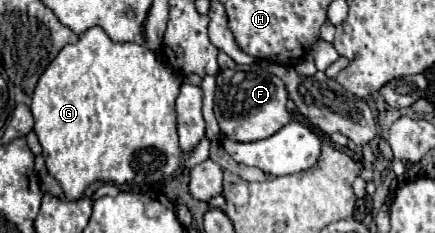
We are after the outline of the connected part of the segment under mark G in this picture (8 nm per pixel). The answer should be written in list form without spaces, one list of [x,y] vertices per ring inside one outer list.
[[[90,27],[78,43],[66,45],[56,55],[38,79],[30,109],[48,173],[60,183],[68,201],[80,199],[94,183],[158,183],[180,167],[174,101],[182,81],[182,75],[164,67],[148,47],[114,43],[100,27]]]

